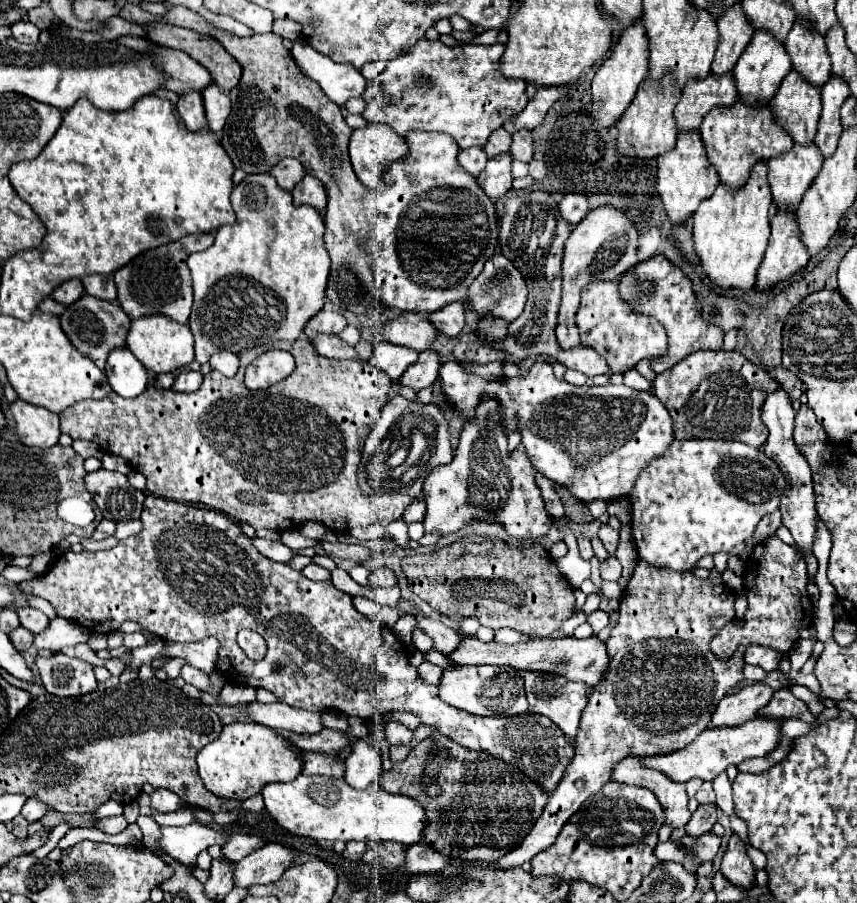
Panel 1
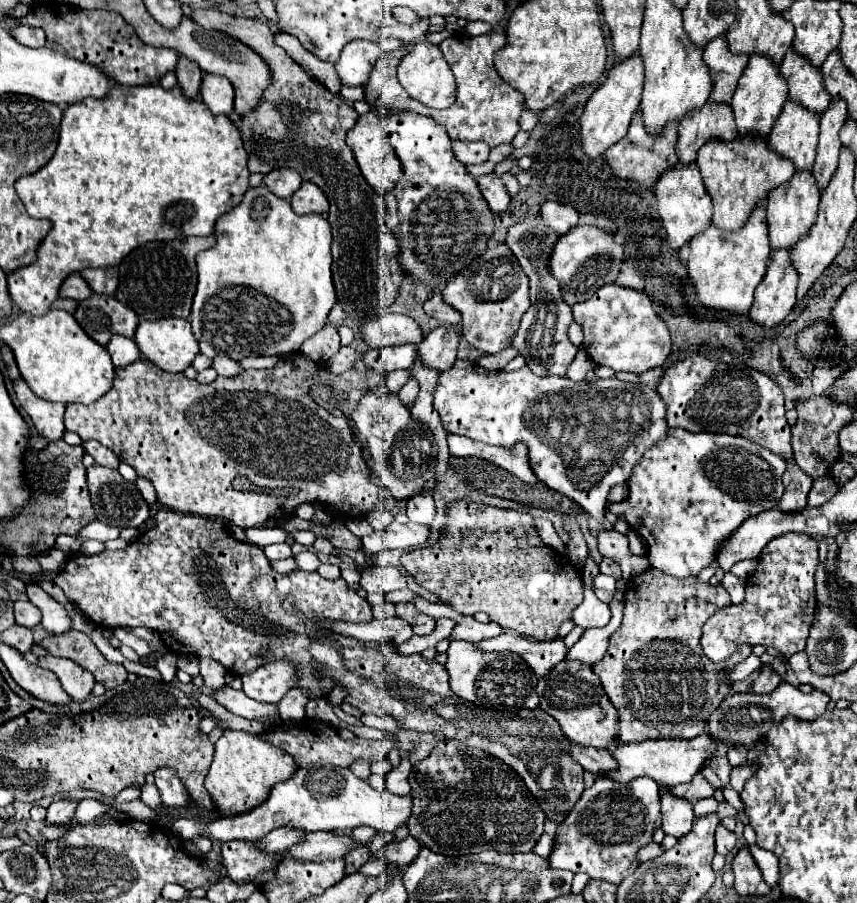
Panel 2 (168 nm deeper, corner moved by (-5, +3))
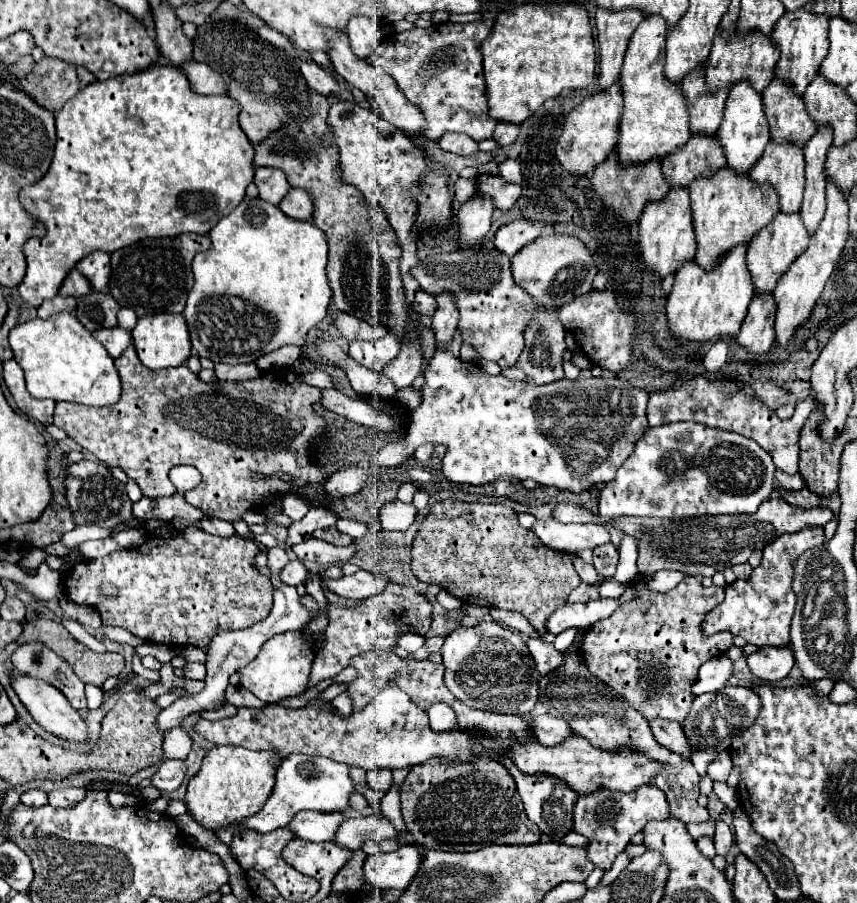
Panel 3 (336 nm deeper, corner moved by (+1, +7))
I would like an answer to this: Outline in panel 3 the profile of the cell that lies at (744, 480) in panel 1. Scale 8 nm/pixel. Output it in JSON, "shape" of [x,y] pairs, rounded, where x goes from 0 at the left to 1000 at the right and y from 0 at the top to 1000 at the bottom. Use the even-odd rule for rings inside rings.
{"shape":[[[781,468],[760,473],[743,488],[739,504],[720,528],[706,537],[699,553],[704,575],[774,573],[802,575],[818,570],[879,568],[902,544],[904,515],[879,486],[816,468]]]}

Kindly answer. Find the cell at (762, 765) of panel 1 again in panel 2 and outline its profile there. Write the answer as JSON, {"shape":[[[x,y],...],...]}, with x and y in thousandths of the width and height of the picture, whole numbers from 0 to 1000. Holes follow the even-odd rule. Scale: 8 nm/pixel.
{"shape":[[[867,845],[867,847],[860,847],[860,849],[855,849],[855,854],[853,854],[853,869],[860,874],[860,876],[865,876],[867,874],[867,869],[869,869],[869,865],[879,858],[879,854],[881,854],[883,849],[881,849],[881,845]]]}

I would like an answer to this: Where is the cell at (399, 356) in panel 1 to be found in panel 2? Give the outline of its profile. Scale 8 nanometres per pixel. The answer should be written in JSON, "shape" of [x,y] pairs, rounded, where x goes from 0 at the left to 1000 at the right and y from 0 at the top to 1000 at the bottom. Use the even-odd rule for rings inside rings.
{"shape":[[[484,382],[445,384],[445,386],[431,386],[424,393],[424,402],[442,413],[456,413],[461,409],[477,409],[484,400],[484,393],[487,393]]]}

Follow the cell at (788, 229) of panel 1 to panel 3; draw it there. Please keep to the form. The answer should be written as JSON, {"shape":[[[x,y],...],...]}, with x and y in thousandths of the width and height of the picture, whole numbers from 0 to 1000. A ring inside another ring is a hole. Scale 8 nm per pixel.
{"shape":[[[881,327],[874,336],[874,347],[865,358],[860,380],[876,391],[895,391],[904,380],[904,347],[907,336],[902,327]]]}

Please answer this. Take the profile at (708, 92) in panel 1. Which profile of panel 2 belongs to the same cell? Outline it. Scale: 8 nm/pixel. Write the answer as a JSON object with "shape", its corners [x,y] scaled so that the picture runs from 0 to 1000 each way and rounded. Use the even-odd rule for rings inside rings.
{"shape":[[[823,114],[816,123],[804,127],[792,136],[792,154],[790,154],[790,174],[795,183],[811,181],[816,163],[825,156],[855,156],[860,152],[855,123],[851,116]]]}

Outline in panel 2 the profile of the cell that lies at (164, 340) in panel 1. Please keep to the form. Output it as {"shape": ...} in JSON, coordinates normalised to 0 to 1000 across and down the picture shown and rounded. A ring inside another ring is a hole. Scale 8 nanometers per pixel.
{"shape":[[[197,351],[197,353],[186,353],[186,355],[167,355],[167,358],[162,358],[155,375],[158,375],[160,384],[165,386],[165,393],[195,413],[216,411],[225,402],[228,393],[232,391],[232,380],[223,367],[223,358],[218,353],[209,353],[209,351]]]}

